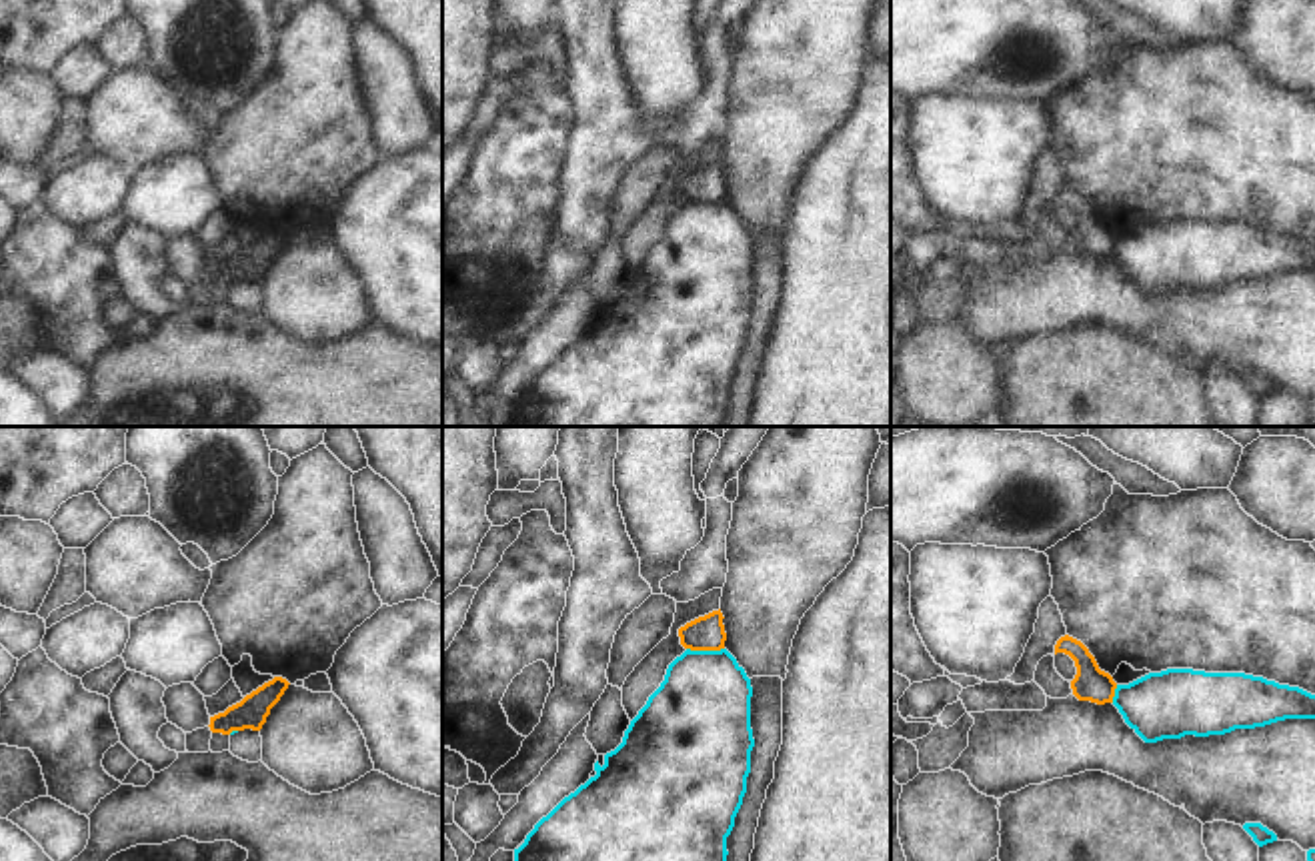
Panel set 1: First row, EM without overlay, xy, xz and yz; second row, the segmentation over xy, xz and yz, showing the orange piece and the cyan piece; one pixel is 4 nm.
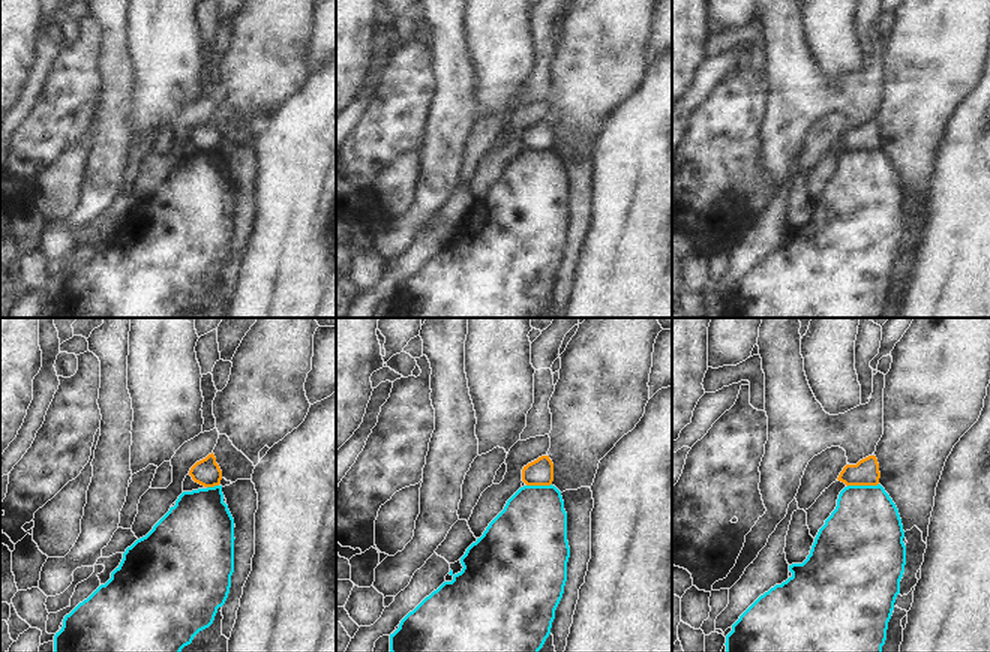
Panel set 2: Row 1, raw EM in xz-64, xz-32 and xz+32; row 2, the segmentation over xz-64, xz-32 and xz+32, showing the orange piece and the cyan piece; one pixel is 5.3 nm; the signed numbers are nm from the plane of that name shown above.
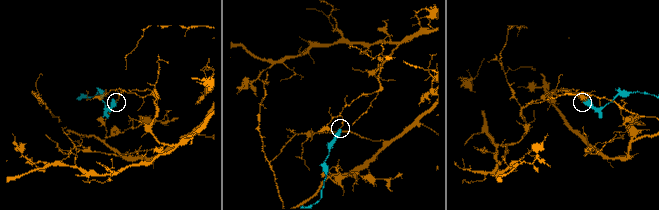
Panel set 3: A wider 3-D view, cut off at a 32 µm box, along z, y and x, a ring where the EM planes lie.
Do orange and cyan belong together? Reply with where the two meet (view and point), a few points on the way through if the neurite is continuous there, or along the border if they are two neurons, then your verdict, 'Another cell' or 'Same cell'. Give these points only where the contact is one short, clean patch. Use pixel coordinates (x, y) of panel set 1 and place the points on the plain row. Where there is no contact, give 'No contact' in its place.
Touches orange at xz (705, 201). Another cell

